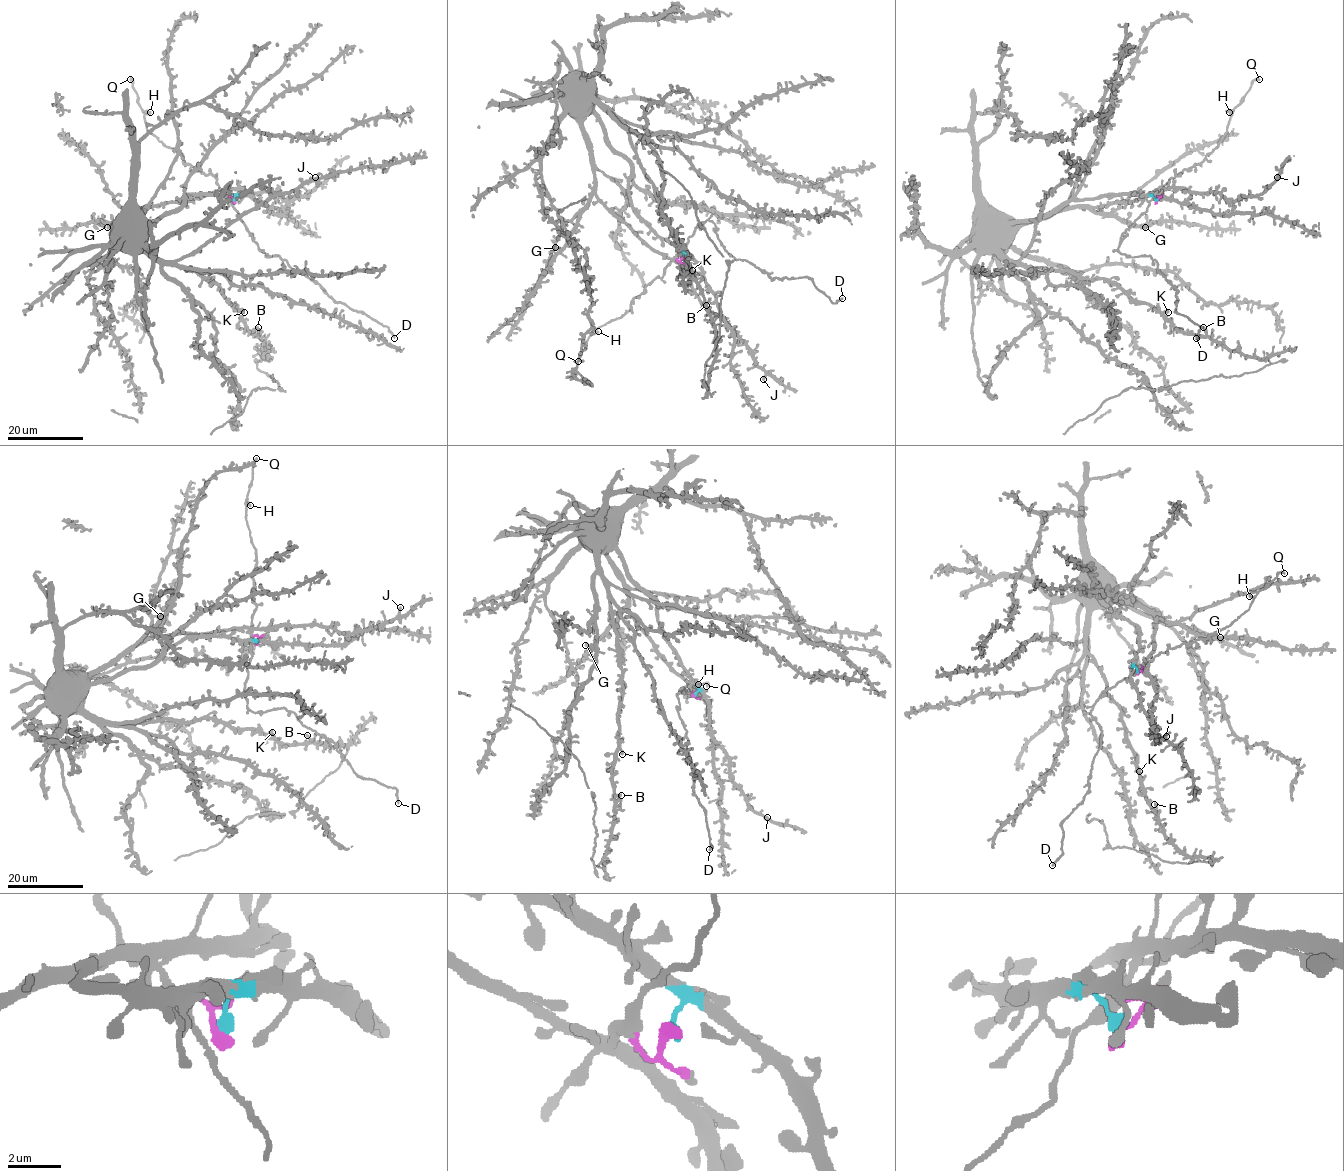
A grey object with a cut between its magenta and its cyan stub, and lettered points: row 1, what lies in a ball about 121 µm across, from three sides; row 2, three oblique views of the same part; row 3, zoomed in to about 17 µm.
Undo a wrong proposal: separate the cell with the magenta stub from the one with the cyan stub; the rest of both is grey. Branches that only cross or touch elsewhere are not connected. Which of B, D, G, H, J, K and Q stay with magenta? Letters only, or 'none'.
D, H, Q

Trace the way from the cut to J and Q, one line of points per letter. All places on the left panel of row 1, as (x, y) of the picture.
J: (234, 201), (239, 195), (249, 195), (274, 213), (283, 214), (289, 202), (307, 194), (317, 185), (315, 177)
Q: (234, 201), (223, 191), (213, 176), (185, 164), (183, 156), (165, 146), (147, 129), (137, 92), (129, 79)

